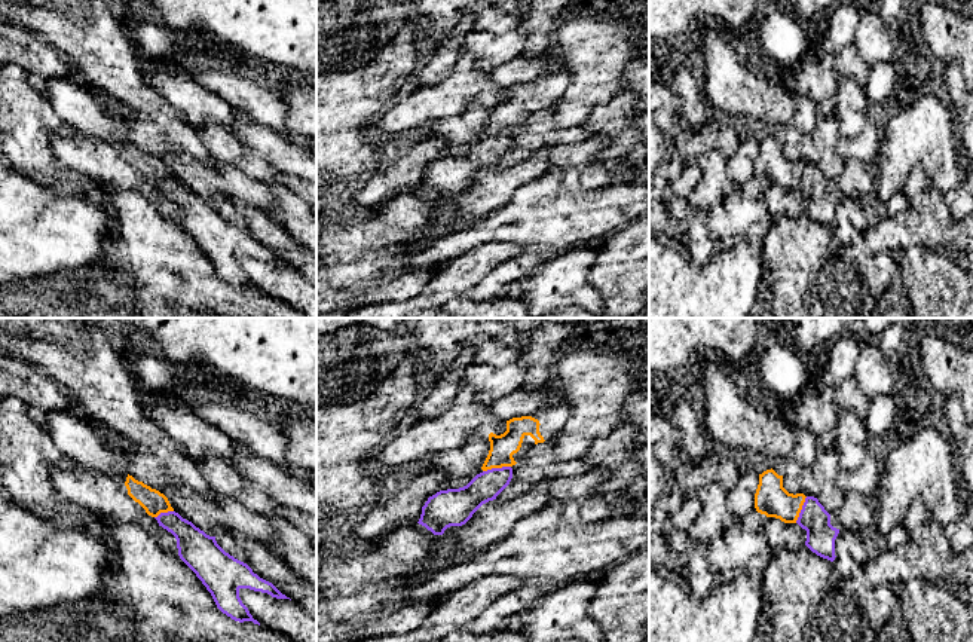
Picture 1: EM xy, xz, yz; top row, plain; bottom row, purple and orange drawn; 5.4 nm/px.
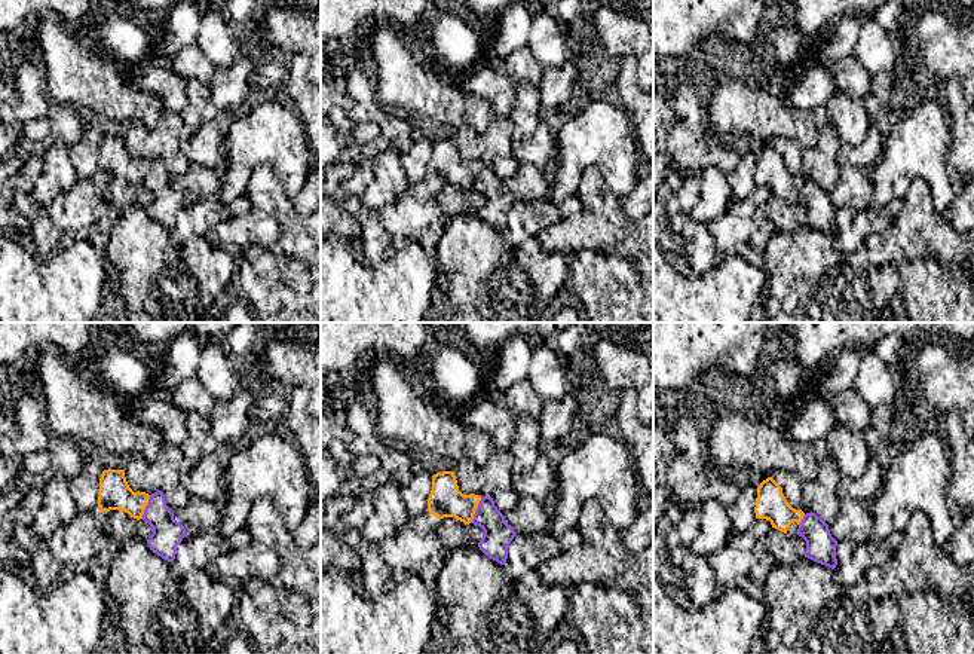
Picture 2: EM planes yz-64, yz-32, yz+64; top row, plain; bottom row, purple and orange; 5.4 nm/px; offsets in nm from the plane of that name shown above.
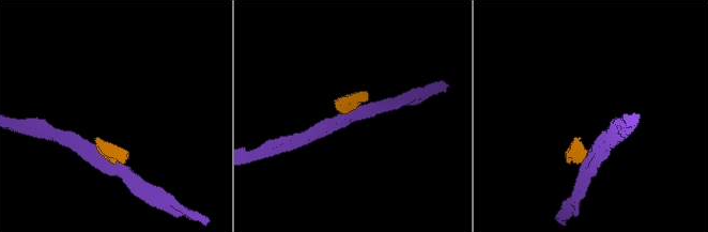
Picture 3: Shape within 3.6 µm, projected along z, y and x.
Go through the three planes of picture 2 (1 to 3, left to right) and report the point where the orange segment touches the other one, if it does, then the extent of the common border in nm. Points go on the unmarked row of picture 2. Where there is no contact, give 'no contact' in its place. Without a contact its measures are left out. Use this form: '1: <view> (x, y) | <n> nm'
1: yz-64 (146, 174) | 140 nm
2: yz-32 (475, 177) | 150 nm
3: yz+64 (802, 188) | 70 nm

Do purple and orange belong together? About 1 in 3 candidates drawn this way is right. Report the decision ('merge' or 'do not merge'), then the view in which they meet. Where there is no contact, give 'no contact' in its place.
do not merge; meets purple in xz

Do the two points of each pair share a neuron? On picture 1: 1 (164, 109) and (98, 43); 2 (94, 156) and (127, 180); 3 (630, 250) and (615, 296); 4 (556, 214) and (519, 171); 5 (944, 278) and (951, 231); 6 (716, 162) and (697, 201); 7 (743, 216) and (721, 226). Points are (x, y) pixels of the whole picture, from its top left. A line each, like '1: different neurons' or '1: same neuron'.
1: same neuron
2: same neuron
3: same neuron
4: different neurons
5: different neurons
6: same neuron
7: same neuron

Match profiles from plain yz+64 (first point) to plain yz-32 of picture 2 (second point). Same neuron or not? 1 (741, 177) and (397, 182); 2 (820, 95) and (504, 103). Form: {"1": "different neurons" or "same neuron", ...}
{"1": "different neurons", "2": "same neuron"}

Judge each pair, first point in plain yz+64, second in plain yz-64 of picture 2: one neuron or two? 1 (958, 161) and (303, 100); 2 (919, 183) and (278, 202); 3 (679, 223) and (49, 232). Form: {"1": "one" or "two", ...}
{"1": "one", "2": "one", "3": "one"}

